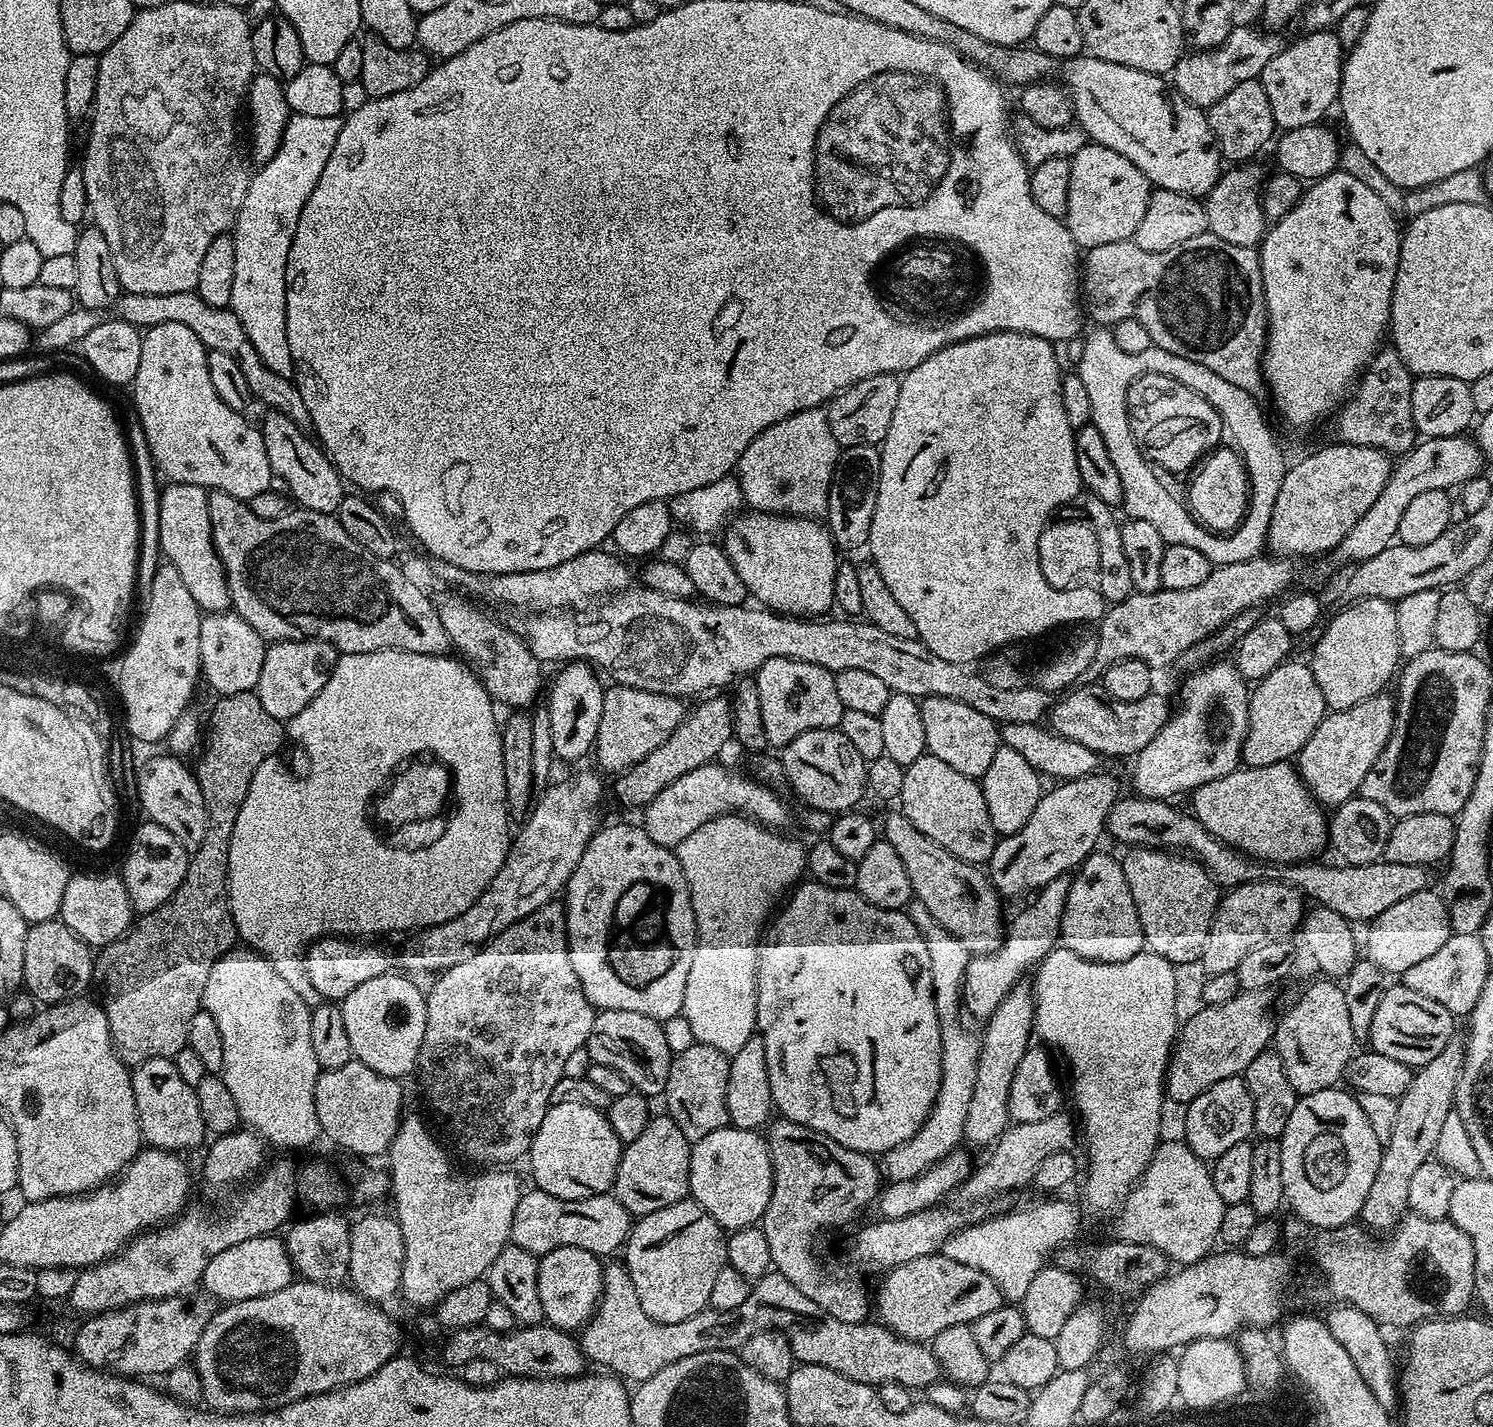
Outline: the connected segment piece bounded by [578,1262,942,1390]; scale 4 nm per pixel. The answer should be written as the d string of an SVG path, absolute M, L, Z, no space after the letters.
M605 1263L602 1268L602 1283L600 1285L600 1299L590 1319L579 1329L578 1343L581 1352L584 1353L585 1361L601 1364L601 1369L623 1378L625 1381L639 1382L646 1378L654 1378L658 1370L664 1366L670 1366L670 1362L678 1362L680 1358L690 1358L692 1354L702 1354L710 1350L738 1350L754 1334L775 1330L782 1332L790 1342L790 1350L793 1357L801 1364L813 1364L814 1366L826 1366L830 1370L838 1370L846 1378L854 1378L854 1382L879 1386L886 1382L901 1384L909 1390L916 1388L928 1388L936 1379L941 1379L942 1373L936 1355L931 1347L920 1342L903 1340L890 1329L885 1328L879 1322L865 1322L863 1324L851 1324L850 1322L838 1322L826 1310L818 1306L818 1302L810 1302L794 1282L790 1282L775 1270L769 1270L766 1275L755 1281L740 1308L729 1312L719 1312L718 1309L707 1306L700 1313L685 1321L674 1325L663 1324L653 1321L639 1305L638 1296L635 1293L633 1282L625 1265Z

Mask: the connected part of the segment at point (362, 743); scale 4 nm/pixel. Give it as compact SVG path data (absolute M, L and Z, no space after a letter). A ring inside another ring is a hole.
M387 648L386 650L382 650L381 652L367 652L366 654L350 654L349 656L341 655L339 659L337 659L336 665L334 666L334 670L330 674L330 678L326 682L326 686L322 686L322 690L318 690L318 694L316 697L312 699L312 701L307 704L303 710L298 713L296 716L293 716L291 720L287 721L286 724L286 736L289 741L297 740L300 743L300 748L304 751L304 756L308 759L308 773L305 774L304 780L295 780L294 777L288 773L288 768L284 764L276 764L277 762L273 762L272 760L264 760L262 762L262 766L258 766L258 770L254 770L254 778L250 778L250 790L246 794L246 798L242 802L242 806L238 810L238 818L234 822L234 834L232 835L232 841L230 842L230 850L228 851L228 905L230 906L230 914L232 915L232 921L234 922L234 926L236 927L236 933L239 935L242 932L246 932L246 918L248 918L248 904L250 904L250 892L252 892L252 898L254 900L258 900L256 904L260 906L260 894L266 898L268 896L268 900L272 898L272 888L300 888L298 892L306 892L306 894L310 894L310 896L316 896L318 894L318 898L324 894L324 890L328 888L330 890L330 894L340 894L340 890L344 890L344 894L346 894L346 898L364 898L364 890L370 890L370 892L366 892L366 894L370 894L370 898L380 898L380 934L390 934L390 932L404 932L407 928L416 928L415 930L423 930L425 928L431 928L434 924L441 924L442 922L446 922L447 920L452 920L458 914L462 914L465 912L471 904L473 904L476 899L482 895L488 889L488 884L496 875L498 874L498 870L502 870L502 866L504 865L504 859L506 858L506 854L508 853L508 845L510 843L510 831L508 832L508 824L510 825L510 817L508 815L508 803L506 802L506 773L502 770L502 738L500 737L501 725L496 724L496 712L497 709L494 707L494 701L491 696L488 695L484 691L484 686L482 681L477 676L476 672L472 670L468 666L468 664L461 662L459 659L453 658L451 660L451 655L445 654L443 656L431 656L430 654L410 654L409 652L403 652L402 650L394 650L393 648ZM423 752L429 752L430 755L433 756L436 760L441 760L442 763L445 764L446 767L452 771L452 792L456 795L456 809L451 809L450 815L447 817L446 823L444 825L444 830L441 834L441 838L439 838L434 850L419 852L417 855L405 855L402 852L393 852L388 851L388 848L380 847L380 844L377 843L375 836L373 836L372 832L369 832L367 824L365 824L364 820L364 805L366 805L368 796L371 796L371 792L374 790L378 790L382 787L388 787L389 794L388 796L384 796L384 798L380 802L380 816L384 816L385 819L400 821L400 820L410 820L413 817L419 816L428 816L429 813L435 812L436 808L445 807L448 801L448 772L443 768L440 764L412 764L409 768L404 768L400 773L397 774L396 777L393 778L392 781L388 781L388 779L392 776L392 771L395 770L396 767L399 766L403 760L408 760L411 756L420 756Z

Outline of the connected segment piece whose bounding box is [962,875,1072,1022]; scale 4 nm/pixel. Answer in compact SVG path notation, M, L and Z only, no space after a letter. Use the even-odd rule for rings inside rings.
M1059 876L1054 878L1044 888L1035 893L1029 908L1024 908L1007 925L1003 933L1003 940L996 950L984 956L972 956L964 971L964 995L963 1003L969 1017L987 1022L994 1010L998 1010L998 1004L1010 994L1015 984L1021 983L1023 974L1027 968L1033 969L1040 961L1051 954L1053 948L1060 944L1060 923L1062 914L1066 910L1066 894L1070 894L1072 876Z

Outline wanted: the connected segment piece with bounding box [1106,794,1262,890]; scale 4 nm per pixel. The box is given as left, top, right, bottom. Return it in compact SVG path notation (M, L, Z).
M1128 794L1117 800L1116 805L1110 810L1106 832L1109 837L1112 835L1114 839L1121 840L1132 848L1179 850L1181 853L1191 854L1203 864L1217 885L1228 890L1261 877L1259 863L1253 862L1243 852L1236 851L1229 844L1214 839L1196 821L1195 816L1187 811L1184 812L1179 812L1168 800L1151 800L1145 796Z

